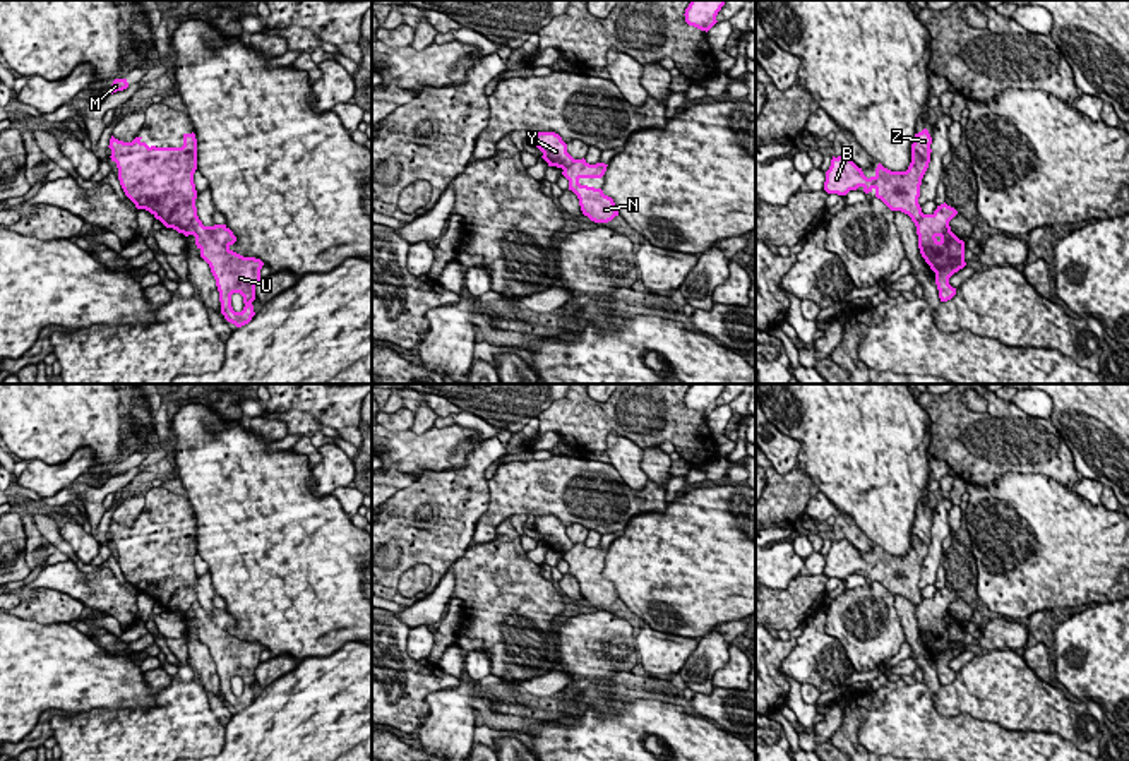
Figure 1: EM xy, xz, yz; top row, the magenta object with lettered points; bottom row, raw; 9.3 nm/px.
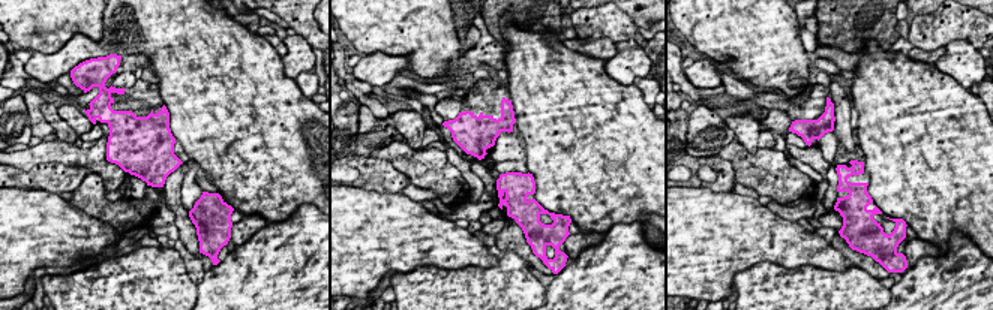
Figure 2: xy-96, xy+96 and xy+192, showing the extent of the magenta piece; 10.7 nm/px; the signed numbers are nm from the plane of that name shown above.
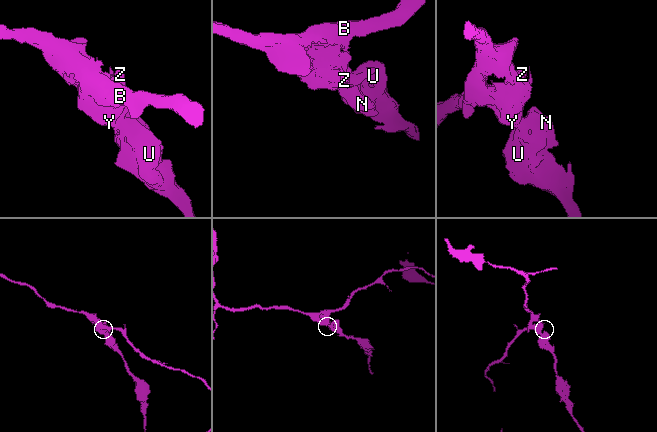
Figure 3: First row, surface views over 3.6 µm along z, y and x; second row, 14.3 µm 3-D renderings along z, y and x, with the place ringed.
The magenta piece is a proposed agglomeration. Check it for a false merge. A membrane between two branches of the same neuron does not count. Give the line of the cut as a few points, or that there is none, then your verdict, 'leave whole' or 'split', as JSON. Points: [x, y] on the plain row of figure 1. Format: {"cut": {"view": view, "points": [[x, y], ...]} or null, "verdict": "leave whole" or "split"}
{"cut": {"view": "xy", "points": [[196, 599], [184, 617]]}, "verdict": "split"}

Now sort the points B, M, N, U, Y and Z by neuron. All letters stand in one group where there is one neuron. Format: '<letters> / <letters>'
B M Y Z / N U

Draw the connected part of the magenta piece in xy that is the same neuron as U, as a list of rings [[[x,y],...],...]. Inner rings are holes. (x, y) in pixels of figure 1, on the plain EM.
[[[195,600],[187,610],[185,620],[194,619],[200,641],[209,648],[219,675],[221,698],[236,711],[242,711],[255,699],[252,686],[255,684],[255,668],[260,665],[264,646],[255,641],[243,641],[230,631],[236,620],[226,608],[204,610]],[[231,679],[243,680],[243,694],[235,696]]]

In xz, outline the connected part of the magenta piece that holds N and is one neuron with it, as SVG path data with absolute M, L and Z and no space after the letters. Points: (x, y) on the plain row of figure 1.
M584 542L564 552L562 559L569 564L569 574L577 583L584 600L594 607L608 607L618 600L617 590L612 581L605 579L601 572L581 569L581 562L601 562L606 555L605 547L589 548Z

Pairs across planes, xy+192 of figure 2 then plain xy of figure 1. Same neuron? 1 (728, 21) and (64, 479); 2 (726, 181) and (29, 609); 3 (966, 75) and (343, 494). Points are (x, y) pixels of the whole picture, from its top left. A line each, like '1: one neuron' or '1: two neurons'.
1: two neurons
2: one neuron
3: two neurons

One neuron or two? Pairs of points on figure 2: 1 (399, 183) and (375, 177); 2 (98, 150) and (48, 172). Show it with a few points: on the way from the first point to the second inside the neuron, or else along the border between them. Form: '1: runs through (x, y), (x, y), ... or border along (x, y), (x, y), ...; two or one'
1: runs through (393, 181), (381, 178); one
2: border along (30, 169), (65, 163), (83, 165), (89, 172); two

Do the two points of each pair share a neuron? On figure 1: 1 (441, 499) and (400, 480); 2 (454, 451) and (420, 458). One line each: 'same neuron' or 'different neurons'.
1: different neurons
2: same neuron

